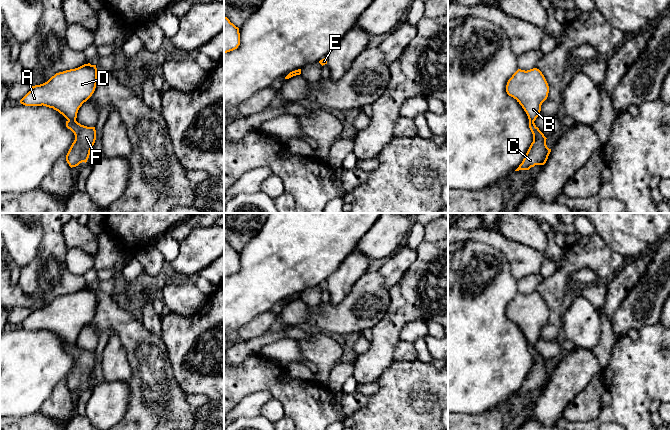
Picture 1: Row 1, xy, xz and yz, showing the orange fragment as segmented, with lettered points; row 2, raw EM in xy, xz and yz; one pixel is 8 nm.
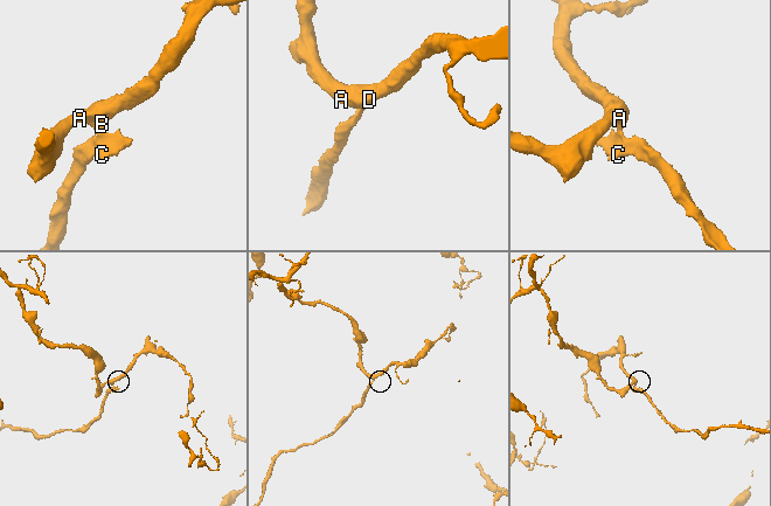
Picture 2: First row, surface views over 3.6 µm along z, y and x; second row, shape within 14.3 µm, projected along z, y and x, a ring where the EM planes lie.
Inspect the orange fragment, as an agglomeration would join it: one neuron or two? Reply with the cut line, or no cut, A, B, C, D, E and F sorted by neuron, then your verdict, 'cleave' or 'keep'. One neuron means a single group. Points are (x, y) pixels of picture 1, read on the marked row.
cut xy (75, 119), (68, 121); groups A B D / C E F; cleave

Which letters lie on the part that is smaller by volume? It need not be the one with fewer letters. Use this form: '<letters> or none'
C, E, F

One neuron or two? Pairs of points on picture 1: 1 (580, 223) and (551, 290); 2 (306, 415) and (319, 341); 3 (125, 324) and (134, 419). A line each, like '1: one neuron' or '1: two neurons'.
1: two neurons
2: two neurons
3: one neuron

